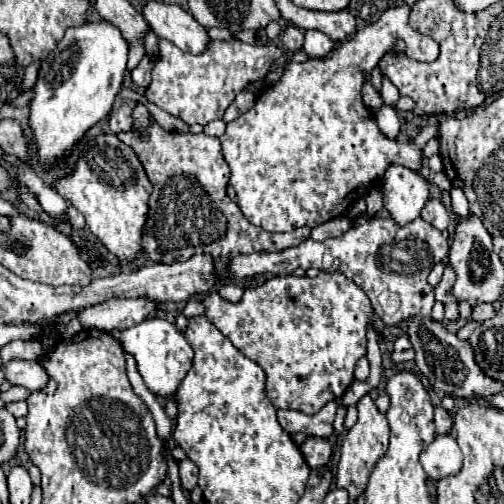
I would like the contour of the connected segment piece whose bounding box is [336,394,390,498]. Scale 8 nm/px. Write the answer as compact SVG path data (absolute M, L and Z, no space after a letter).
M366 394L358 402L356 408L358 408L358 422L354 424L354 428L346 434L346 438L342 442L342 456L340 456L340 464L338 464L338 472L336 472L336 486L348 490L350 498L358 498L364 492L370 470L374 468L378 458L384 456L384 452L388 448L388 432L390 432L386 416L376 408L370 394Z

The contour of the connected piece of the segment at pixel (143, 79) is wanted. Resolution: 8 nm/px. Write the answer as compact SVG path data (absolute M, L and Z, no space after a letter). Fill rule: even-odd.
M144 56L144 60L140 62L140 66L132 72L132 80L134 80L136 86L146 88L146 86L150 84L150 72L152 72L152 66L154 66L152 58L150 58L150 56Z

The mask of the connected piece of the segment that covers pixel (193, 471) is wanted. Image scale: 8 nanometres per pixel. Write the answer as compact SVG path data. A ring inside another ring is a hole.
M188 458L180 462L180 480L182 480L182 488L186 488L186 490L192 490L198 482L198 468Z

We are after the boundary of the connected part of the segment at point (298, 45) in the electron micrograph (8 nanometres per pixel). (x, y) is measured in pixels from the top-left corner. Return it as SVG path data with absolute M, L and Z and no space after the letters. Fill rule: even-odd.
M288 26L288 28L282 32L280 40L282 40L282 46L284 46L286 50L298 52L298 50L302 50L302 44L304 44L304 32L300 32L300 28L296 28L296 26Z

